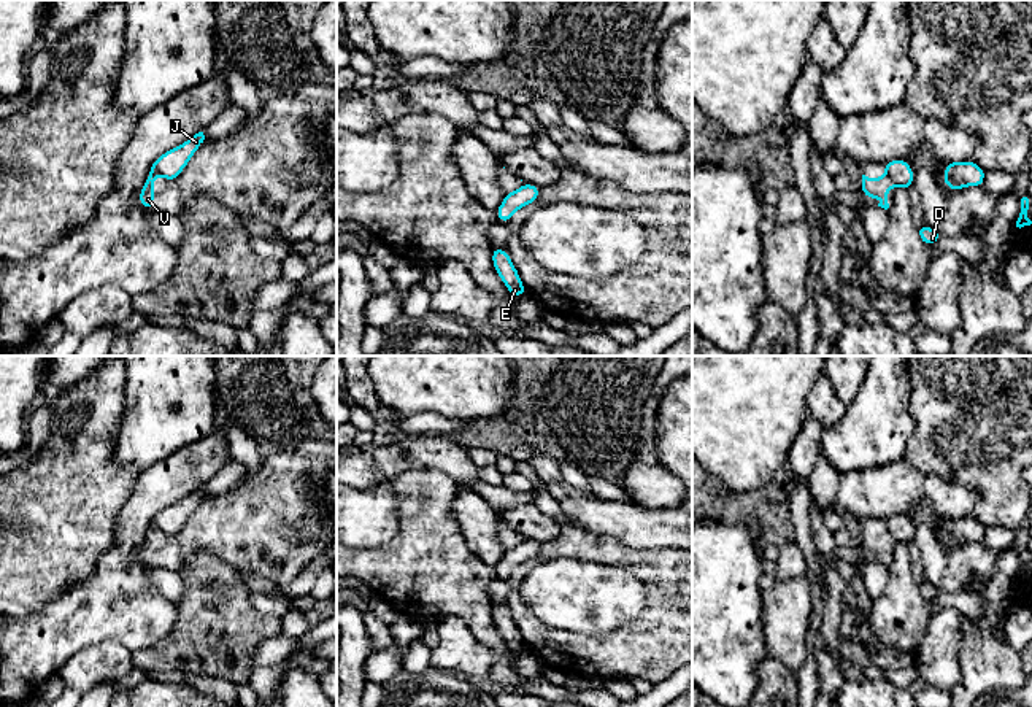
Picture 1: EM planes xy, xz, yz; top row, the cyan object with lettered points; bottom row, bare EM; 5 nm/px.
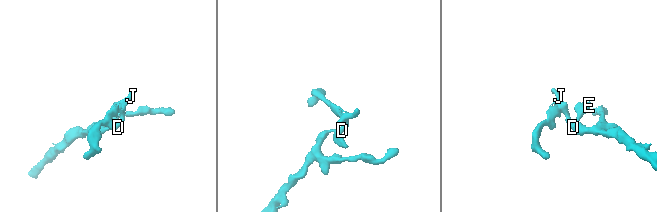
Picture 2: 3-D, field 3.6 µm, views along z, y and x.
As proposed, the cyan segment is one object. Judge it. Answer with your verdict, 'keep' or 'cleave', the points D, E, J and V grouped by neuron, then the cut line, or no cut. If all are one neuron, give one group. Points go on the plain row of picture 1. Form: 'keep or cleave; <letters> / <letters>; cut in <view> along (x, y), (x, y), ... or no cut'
cleave; D E J / V; cut in yz along (883, 521), (894, 540)

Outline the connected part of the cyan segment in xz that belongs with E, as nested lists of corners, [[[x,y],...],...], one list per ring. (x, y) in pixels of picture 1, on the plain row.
[[[491,604],[492,620],[497,631],[502,634],[505,643],[511,651],[519,653],[529,650],[524,643],[521,632],[510,615],[510,608],[506,605]]]

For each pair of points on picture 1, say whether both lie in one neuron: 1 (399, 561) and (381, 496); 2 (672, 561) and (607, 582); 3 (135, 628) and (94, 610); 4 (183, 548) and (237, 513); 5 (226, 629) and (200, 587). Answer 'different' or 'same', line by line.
1: different
2: different
3: same
4: same
5: same

